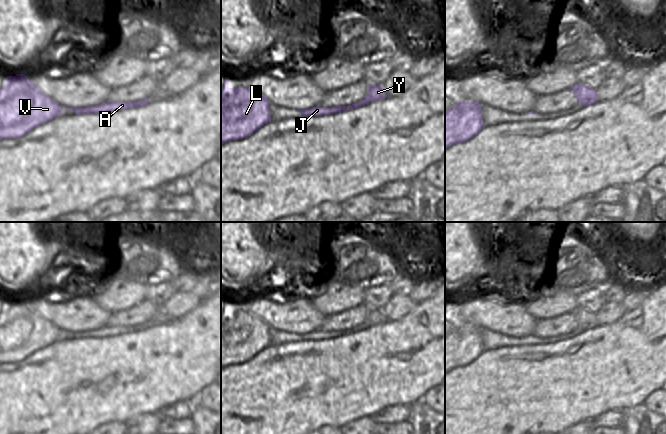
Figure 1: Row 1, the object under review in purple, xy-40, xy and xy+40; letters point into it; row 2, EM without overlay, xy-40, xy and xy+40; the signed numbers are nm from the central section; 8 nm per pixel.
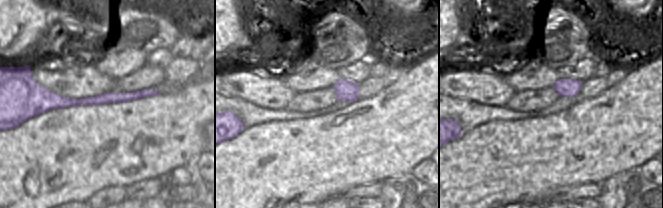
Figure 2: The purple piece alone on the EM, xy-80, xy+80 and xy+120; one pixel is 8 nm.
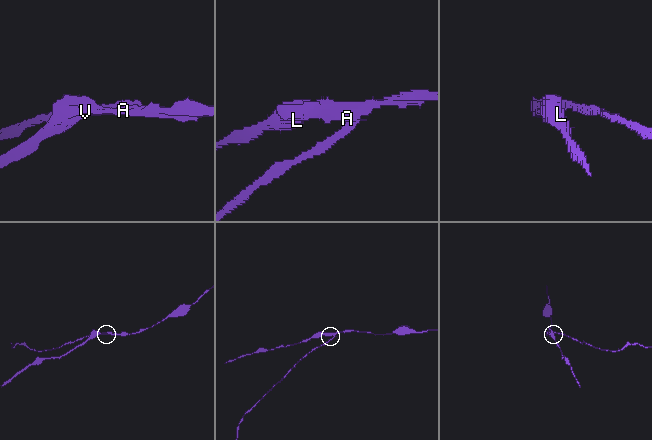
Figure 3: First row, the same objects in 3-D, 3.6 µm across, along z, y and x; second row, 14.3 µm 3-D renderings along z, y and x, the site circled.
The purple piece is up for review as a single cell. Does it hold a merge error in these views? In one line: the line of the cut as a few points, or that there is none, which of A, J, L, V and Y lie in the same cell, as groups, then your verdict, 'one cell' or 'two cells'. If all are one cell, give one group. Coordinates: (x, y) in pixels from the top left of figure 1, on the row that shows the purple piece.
xy (355, 103), (361, 105) | A J L V / Y | two cells

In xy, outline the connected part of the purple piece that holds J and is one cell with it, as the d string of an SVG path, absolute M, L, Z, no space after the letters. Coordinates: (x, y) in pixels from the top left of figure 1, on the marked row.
M352 104L350 106L334 106L332 108L322 108L320 106L316 106L314 108L308 108L306 110L298 110L301 113L301 117L304 116L330 116L332 114L340 114L342 112L346 112L348 110L354 110L356 108L360 108L360 104Z

